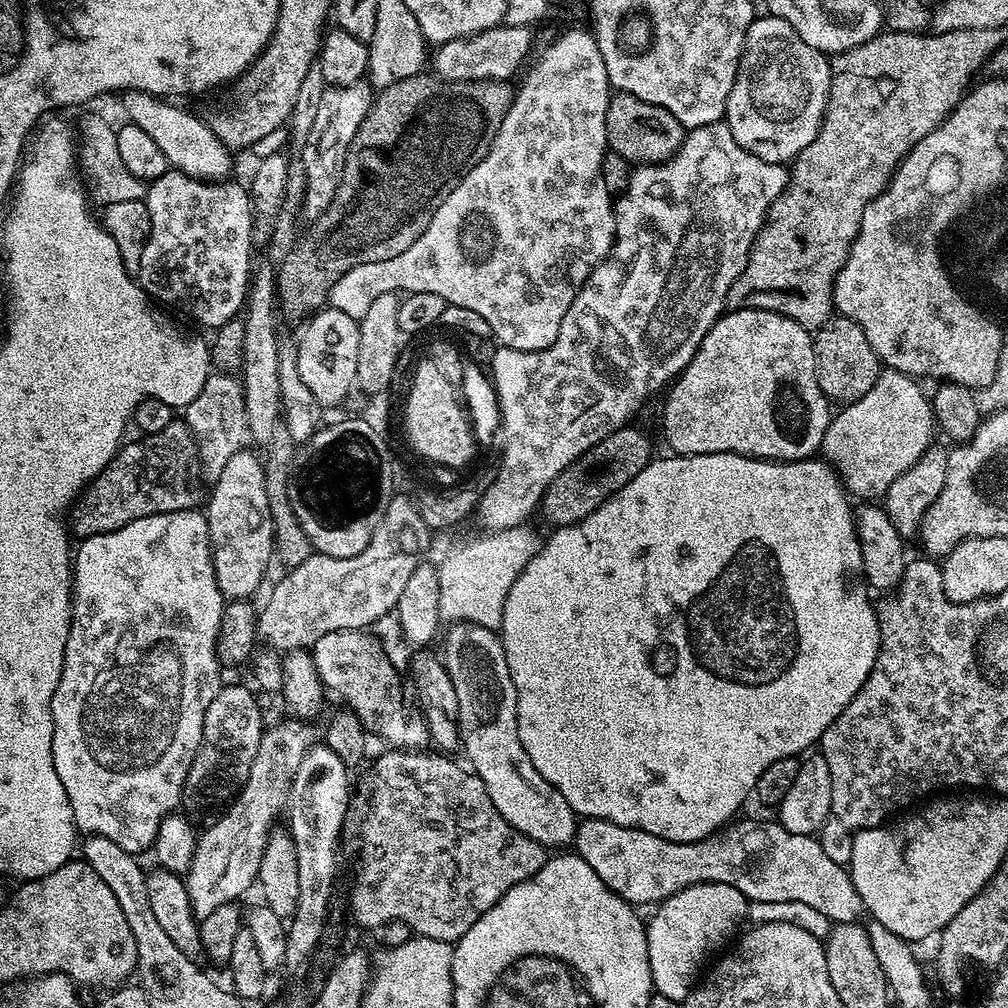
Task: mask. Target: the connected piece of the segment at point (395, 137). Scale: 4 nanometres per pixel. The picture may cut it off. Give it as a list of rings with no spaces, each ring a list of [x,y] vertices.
[[[421,74],[406,78],[402,82],[394,82],[394,86],[379,91],[372,101],[372,109],[366,114],[362,126],[358,126],[358,134],[354,134],[354,142],[350,142],[342,178],[338,182],[338,190],[334,190],[334,198],[330,202],[330,206],[326,206],[326,210],[317,220],[311,221],[305,232],[303,229],[302,235],[290,250],[290,254],[286,254],[284,260],[275,269],[276,298],[279,311],[283,315],[285,312],[290,319],[303,321],[305,318],[311,317],[317,310],[325,307],[328,292],[334,286],[334,282],[338,282],[338,278],[342,278],[342,274],[346,274],[346,270],[354,270],[354,266],[366,266],[366,262],[386,262],[390,258],[398,258],[398,254],[405,252],[423,234],[426,226],[430,226],[438,206],[442,206],[442,202],[450,194],[450,190],[454,190],[454,186],[458,186],[458,182],[462,182],[465,174],[474,170],[474,166],[478,166],[478,162],[482,162],[482,158],[490,150],[490,146],[502,126],[502,118],[506,118],[506,114],[510,110],[514,95],[513,85],[502,80],[470,80],[459,85],[460,96],[456,96],[456,88],[455,83],[441,82],[432,74]]]

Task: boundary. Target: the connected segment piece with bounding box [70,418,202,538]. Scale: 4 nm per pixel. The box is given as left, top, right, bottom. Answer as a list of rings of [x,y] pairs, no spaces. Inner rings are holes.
[[[173,418],[166,430],[144,434],[133,444],[125,443],[116,457],[95,476],[70,509],[70,532],[83,538],[118,530],[138,518],[154,514],[186,512],[197,507],[196,491],[202,485],[196,439],[183,419]]]

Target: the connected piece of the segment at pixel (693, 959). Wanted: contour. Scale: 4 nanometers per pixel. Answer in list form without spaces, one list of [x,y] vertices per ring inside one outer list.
[[[711,882],[691,884],[674,893],[669,900],[661,900],[653,911],[657,912],[652,916],[652,923],[650,920],[646,926],[650,974],[655,995],[684,1001],[692,993],[692,989],[697,987],[701,975],[699,964],[707,956],[715,957],[715,952],[741,931],[740,923],[745,923],[749,903],[734,886]]]

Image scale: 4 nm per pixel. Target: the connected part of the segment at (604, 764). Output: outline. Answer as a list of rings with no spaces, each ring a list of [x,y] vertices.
[[[719,452],[719,453],[718,453],[718,454],[702,454],[702,455],[701,455],[701,456],[677,456],[677,455],[675,455],[675,454],[668,454],[668,457],[666,457],[666,458],[665,458],[665,460],[659,460],[659,458],[656,458],[656,459],[653,459],[653,460],[652,460],[652,461],[651,461],[651,464],[650,464],[650,466],[649,466],[649,467],[647,467],[647,468],[644,468],[644,469],[643,469],[643,470],[642,470],[642,471],[640,471],[640,472],[639,472],[639,473],[638,473],[638,475],[637,475],[637,476],[635,476],[635,477],[634,477],[634,478],[630,478],[630,482],[629,482],[629,483],[628,483],[628,484],[627,484],[627,485],[626,485],[626,486],[622,486],[622,490],[618,490],[618,491],[617,491],[617,492],[616,492],[616,493],[615,493],[615,494],[613,494],[613,495],[612,495],[612,497],[610,497],[610,499],[608,499],[608,500],[607,500],[607,501],[606,501],[606,502],[602,502],[602,506],[598,506],[598,510],[594,510],[594,514],[590,514],[590,515],[589,515],[589,516],[587,516],[587,518],[586,518],[586,519],[585,519],[585,520],[580,520],[580,521],[579,521],[579,522],[577,522],[577,523],[576,523],[576,524],[567,524],[567,525],[566,525],[566,526],[565,526],[565,528],[557,528],[557,529],[555,529],[555,531],[553,531],[553,532],[552,532],[552,533],[551,533],[551,534],[552,534],[552,535],[553,535],[553,536],[552,536],[552,537],[550,537],[550,538],[549,538],[549,540],[548,540],[548,537],[547,537],[547,539],[545,539],[545,540],[544,540],[544,541],[543,541],[543,543],[541,543],[541,546],[540,546],[540,555],[538,555],[538,556],[535,556],[535,557],[534,557],[534,558],[530,558],[530,562],[526,562],[526,566],[525,566],[525,567],[524,567],[524,570],[523,570],[523,571],[522,571],[522,572],[520,572],[520,573],[519,573],[519,574],[518,574],[518,578],[514,578],[514,586],[510,586],[510,594],[509,594],[509,595],[508,595],[508,597],[507,597],[507,598],[506,598],[506,606],[505,606],[505,607],[504,607],[504,617],[503,617],[503,618],[502,618],[502,622],[501,622],[501,623],[500,623],[500,626],[499,626],[499,629],[498,629],[498,635],[499,635],[499,637],[500,637],[500,639],[501,639],[501,640],[503,640],[503,642],[504,642],[504,653],[505,653],[505,654],[506,654],[506,658],[507,658],[507,659],[508,659],[508,665],[509,665],[509,666],[510,666],[510,678],[511,678],[511,679],[512,679],[512,681],[513,681],[513,682],[514,682],[514,690],[515,690],[515,691],[516,691],[516,701],[517,701],[517,702],[518,702],[518,738],[522,738],[522,750],[526,750],[526,754],[530,754],[530,762],[534,762],[534,770],[538,770],[538,774],[542,774],[542,778],[546,778],[546,782],[550,782],[550,786],[554,786],[554,787],[555,787],[555,788],[556,788],[556,789],[557,789],[557,790],[558,790],[558,794],[562,794],[562,798],[566,798],[566,802],[570,802],[570,806],[571,806],[571,807],[572,807],[572,810],[573,810],[573,812],[575,812],[575,813],[576,813],[576,815],[577,815],[577,817],[580,817],[580,818],[591,818],[591,819],[593,819],[593,820],[609,820],[609,821],[610,821],[610,822],[614,822],[614,823],[615,823],[615,824],[617,824],[617,825],[618,825],[618,826],[626,826],[626,827],[627,827],[627,828],[637,828],[637,829],[638,829],[638,830],[642,830],[642,831],[643,831],[643,832],[645,832],[645,833],[646,833],[646,834],[654,834],[654,835],[655,835],[655,836],[657,836],[657,837],[658,837],[658,838],[666,838],[666,839],[667,839],[667,840],[669,840],[669,841],[670,841],[670,842],[674,842],[674,843],[675,843],[675,844],[695,844],[695,843],[696,843],[696,841],[698,841],[698,840],[705,840],[705,839],[707,839],[707,838],[708,838],[708,837],[709,837],[709,836],[711,836],[711,835],[713,835],[713,834],[716,834],[716,833],[719,833],[719,832],[720,832],[720,831],[721,831],[721,829],[723,829],[723,828],[724,828],[724,827],[725,827],[725,824],[726,824],[726,823],[727,823],[727,822],[728,822],[728,821],[731,821],[731,820],[732,820],[732,819],[733,819],[733,816],[732,816],[732,812],[736,812],[736,811],[738,811],[738,810],[739,810],[739,808],[740,808],[740,807],[742,807],[742,806],[743,806],[743,804],[744,804],[744,803],[746,803],[746,802],[747,802],[747,800],[748,800],[748,796],[749,796],[749,800],[750,800],[750,797],[751,797],[751,796],[752,796],[752,795],[753,795],[753,793],[755,793],[755,791],[756,791],[756,783],[757,783],[757,782],[758,782],[758,778],[762,778],[762,770],[766,770],[766,766],[770,766],[770,762],[778,762],[778,758],[786,758],[786,757],[787,757],[787,756],[795,756],[795,757],[799,757],[799,756],[800,756],[800,755],[801,755],[801,754],[804,754],[804,753],[807,753],[807,752],[808,752],[808,751],[809,751],[809,749],[811,749],[811,748],[808,748],[808,747],[810,747],[810,746],[811,746],[811,744],[812,744],[812,747],[813,747],[813,745],[815,745],[815,744],[816,744],[816,743],[817,743],[817,741],[819,741],[819,739],[820,739],[820,735],[821,735],[821,734],[823,734],[823,733],[824,733],[824,731],[825,731],[825,730],[826,730],[826,726],[830,726],[830,722],[834,722],[834,718],[838,718],[838,714],[842,714],[842,710],[846,710],[846,706],[850,706],[850,702],[851,702],[851,701],[852,701],[852,699],[853,699],[853,698],[854,698],[854,694],[858,694],[858,690],[862,690],[862,686],[863,686],[863,685],[864,685],[864,683],[865,683],[865,682],[866,682],[866,678],[867,678],[867,677],[868,677],[868,675],[869,675],[869,674],[870,674],[870,670],[871,670],[871,669],[872,669],[872,667],[873,667],[873,666],[874,666],[874,662],[875,662],[875,661],[876,661],[876,659],[877,659],[877,658],[878,658],[878,650],[879,650],[879,649],[880,649],[880,623],[879,623],[879,622],[878,622],[878,618],[877,618],[877,617],[876,617],[876,608],[875,608],[875,607],[874,607],[874,600],[873,600],[873,604],[872,604],[872,600],[871,600],[871,598],[870,598],[870,597],[868,597],[868,595],[870,595],[870,589],[869,589],[869,587],[868,587],[868,585],[867,585],[867,583],[866,583],[866,581],[865,581],[865,578],[864,578],[864,567],[863,567],[863,566],[862,566],[862,550],[861,550],[861,549],[860,549],[860,543],[859,543],[859,542],[858,542],[858,534],[857,534],[857,533],[856,533],[856,517],[855,517],[855,515],[854,515],[854,508],[851,508],[851,506],[850,506],[850,505],[848,505],[848,500],[849,500],[849,501],[850,501],[850,496],[849,496],[849,493],[848,493],[848,492],[847,492],[847,491],[846,491],[846,489],[845,489],[845,487],[844,487],[844,485],[843,485],[843,483],[842,483],[842,481],[841,481],[841,479],[840,479],[840,477],[839,477],[839,475],[837,475],[837,473],[836,473],[836,472],[835,472],[835,471],[834,471],[834,469],[833,469],[833,467],[832,467],[832,465],[831,465],[831,464],[829,464],[829,463],[827,463],[827,462],[825,462],[825,461],[824,461],[824,460],[823,460],[823,459],[820,459],[820,458],[809,458],[809,459],[806,459],[806,460],[754,460],[754,459],[752,459],[752,457],[750,457],[750,456],[739,456],[739,455],[738,455],[738,454],[734,454],[734,453],[733,453],[733,452]]]

